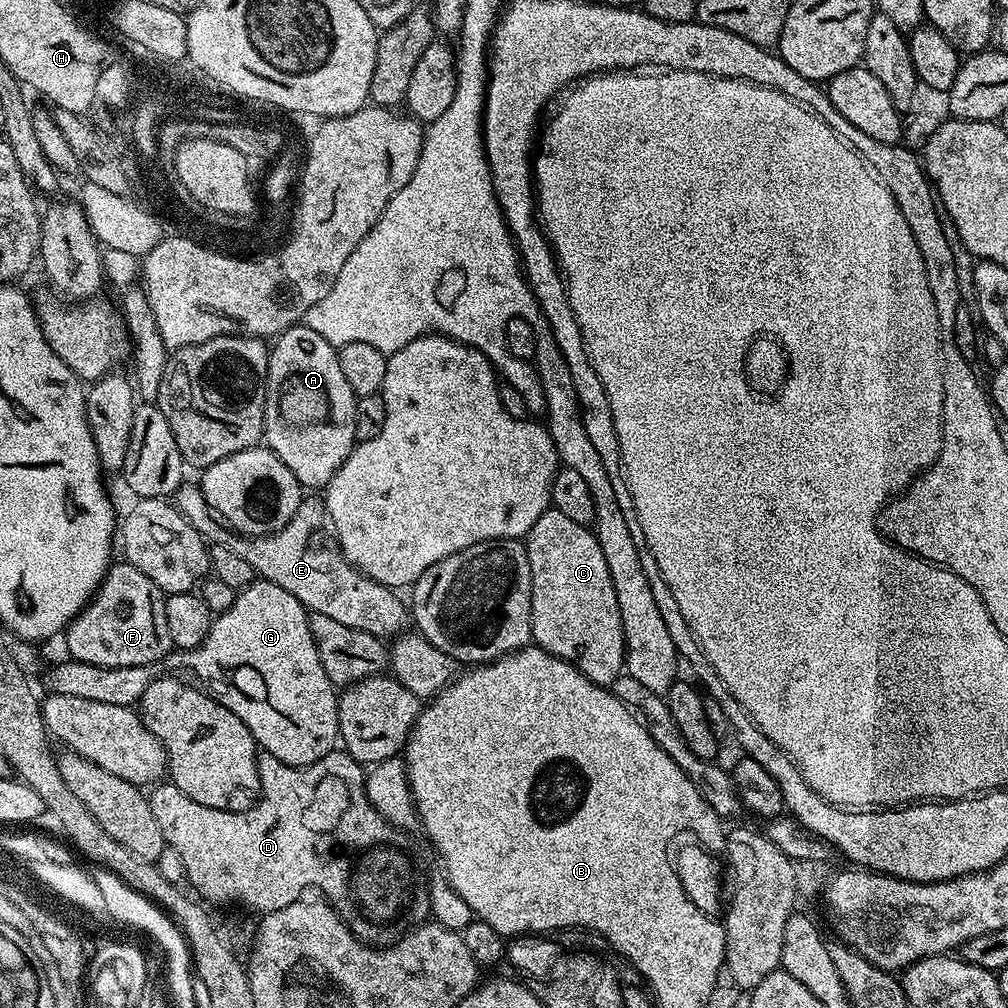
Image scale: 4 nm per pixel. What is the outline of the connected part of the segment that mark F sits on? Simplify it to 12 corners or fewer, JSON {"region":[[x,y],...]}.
{"region":[[113,563],[68,625],[90,666],[155,665],[173,651],[166,594]]}

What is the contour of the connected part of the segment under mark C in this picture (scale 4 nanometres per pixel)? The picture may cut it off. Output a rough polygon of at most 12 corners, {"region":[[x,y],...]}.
{"region":[[528,531],[535,647],[596,684],[625,671],[595,531]]}

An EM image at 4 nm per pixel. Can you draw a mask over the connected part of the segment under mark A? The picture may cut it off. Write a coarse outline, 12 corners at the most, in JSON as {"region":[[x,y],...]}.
{"region":[[303,322],[268,353],[263,439],[323,490],[354,445],[337,345]]}

